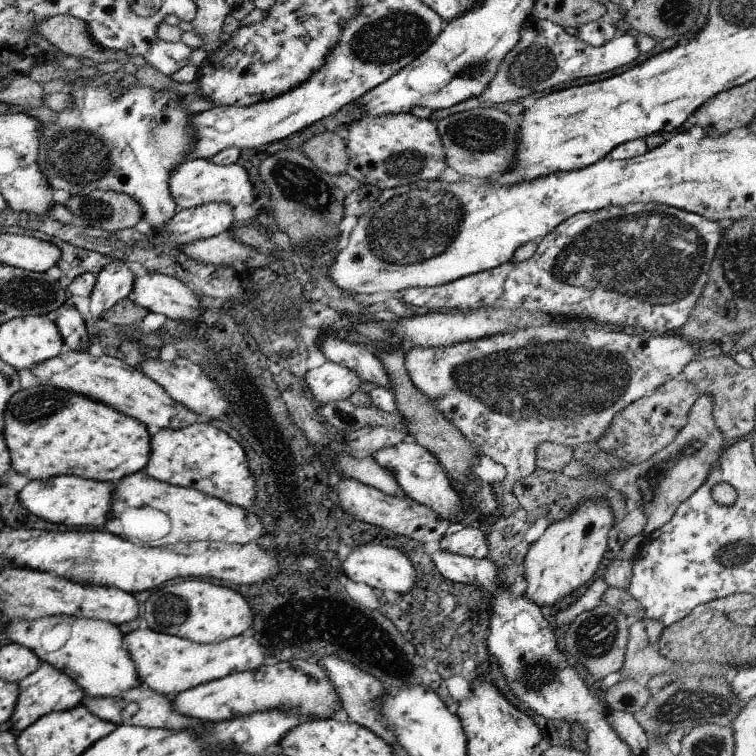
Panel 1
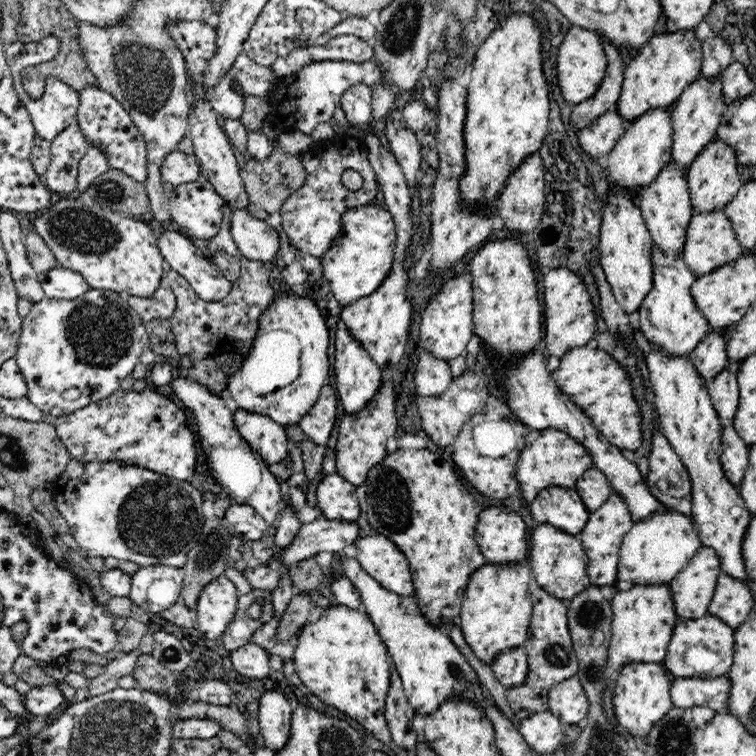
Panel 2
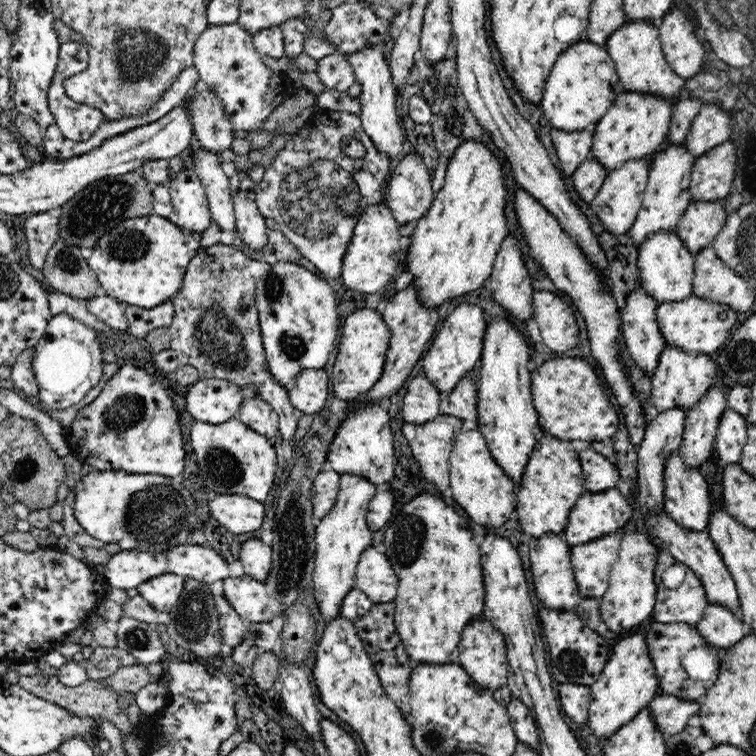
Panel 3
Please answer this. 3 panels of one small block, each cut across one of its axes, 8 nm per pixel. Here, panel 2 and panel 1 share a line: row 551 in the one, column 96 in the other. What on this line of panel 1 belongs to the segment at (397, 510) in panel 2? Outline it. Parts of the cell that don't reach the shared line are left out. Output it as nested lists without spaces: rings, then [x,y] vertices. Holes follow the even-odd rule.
[[[49,384],[20,389],[9,398],[4,409],[3,441],[8,449],[10,467],[29,481],[58,475],[117,483],[122,477],[142,471],[149,461],[150,432],[136,419],[124,416],[104,403]]]

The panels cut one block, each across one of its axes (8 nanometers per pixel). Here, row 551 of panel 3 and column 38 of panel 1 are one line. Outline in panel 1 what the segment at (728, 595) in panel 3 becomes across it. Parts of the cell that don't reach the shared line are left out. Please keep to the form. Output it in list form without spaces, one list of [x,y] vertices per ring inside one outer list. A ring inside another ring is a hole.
[[[39,662],[39,668],[29,676],[25,676],[17,684],[17,700],[15,700],[15,708],[13,714],[9,716],[7,727],[14,734],[21,732],[39,720],[41,716],[51,712],[63,712],[70,710],[81,704],[84,698],[84,693],[79,689],[79,686],[69,676],[51,668],[47,662]]]

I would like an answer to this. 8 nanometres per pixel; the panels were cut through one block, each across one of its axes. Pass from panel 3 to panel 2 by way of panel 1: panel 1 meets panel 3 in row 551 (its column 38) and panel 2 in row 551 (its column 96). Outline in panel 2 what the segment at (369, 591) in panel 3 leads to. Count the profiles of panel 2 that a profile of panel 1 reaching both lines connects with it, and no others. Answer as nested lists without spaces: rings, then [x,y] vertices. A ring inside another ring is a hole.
[[[382,534],[366,536],[358,539],[355,543],[356,554],[355,560],[362,566],[366,573],[376,579],[384,588],[402,596],[414,594],[415,588],[413,583],[412,572],[410,571],[407,557],[398,549],[398,546]]]

